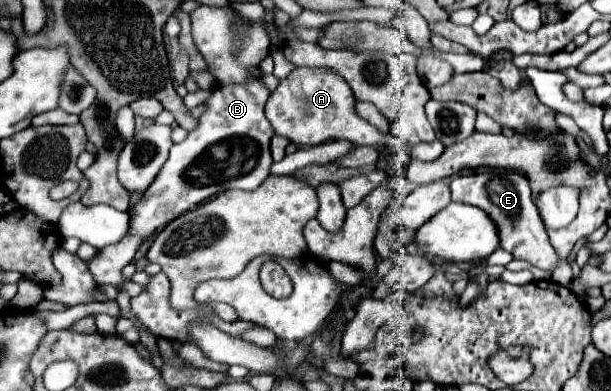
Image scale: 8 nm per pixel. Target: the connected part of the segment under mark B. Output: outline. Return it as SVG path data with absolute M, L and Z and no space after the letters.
M250 80L246 84L232 86L218 84L212 96L208 98L208 112L200 118L200 126L188 132L188 138L184 142L174 144L170 148L168 162L162 166L150 188L146 188L146 191L140 194L136 208L130 210L130 232L118 244L100 248L98 254L86 262L90 274L98 284L112 284L118 289L116 301L123 316L136 324L136 327L121 335L130 343L140 342L142 332L148 329L131 313L131 297L122 289L124 280L120 270L134 260L146 236L154 234L158 228L162 228L176 216L188 212L190 208L218 192L230 188L254 190L268 178L268 170L272 164L270 138L274 136L274 130L270 128L270 122L264 116L264 104L268 96L270 92L260 80Z

